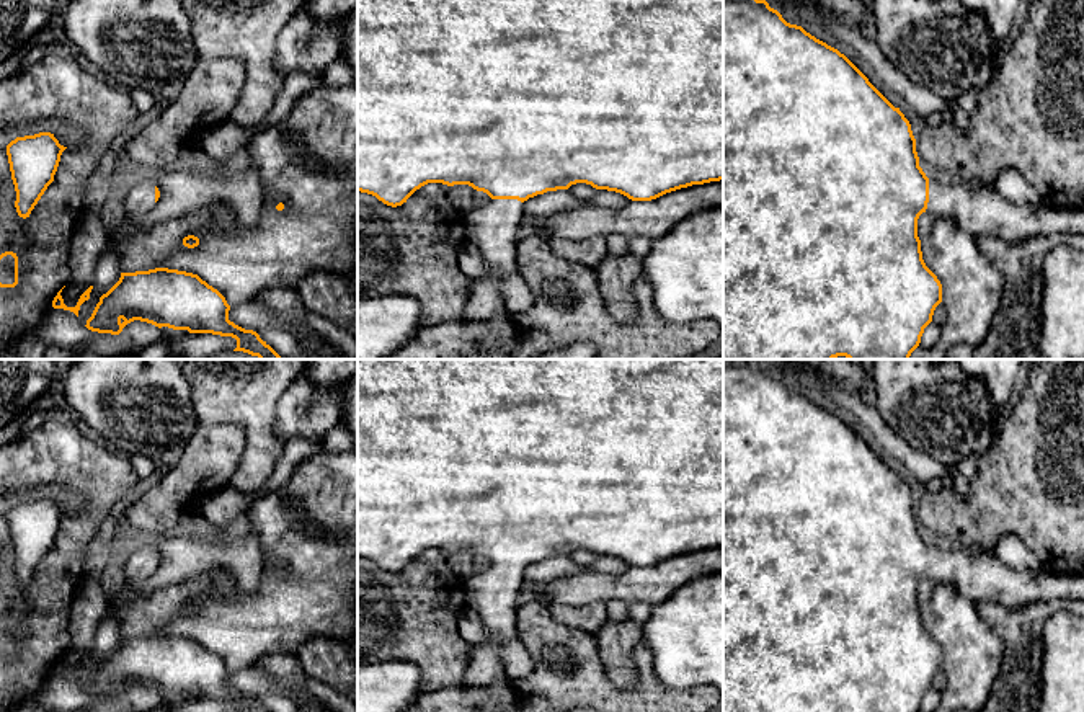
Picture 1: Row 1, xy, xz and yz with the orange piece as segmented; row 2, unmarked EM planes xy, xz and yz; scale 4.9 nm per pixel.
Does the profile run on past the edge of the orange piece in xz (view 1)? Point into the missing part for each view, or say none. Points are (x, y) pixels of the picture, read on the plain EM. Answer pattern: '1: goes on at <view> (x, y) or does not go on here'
1: goes on at xz (495, 593)

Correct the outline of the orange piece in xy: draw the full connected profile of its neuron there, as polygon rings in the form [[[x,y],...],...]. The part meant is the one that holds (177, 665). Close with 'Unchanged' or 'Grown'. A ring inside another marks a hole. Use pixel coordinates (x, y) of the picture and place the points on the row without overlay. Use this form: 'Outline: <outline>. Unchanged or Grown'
Outline: [[[155,634],[121,639],[119,647],[100,663],[85,692],[119,701],[127,689],[140,686],[158,694],[232,702],[237,712],[269,712],[256,697],[230,688],[229,676],[225,663],[198,640]]]. Unchanged

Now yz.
Outline: [[[723,359],[723,712],[919,712],[924,694],[932,688],[935,673],[942,668],[942,650],[937,642],[926,632],[917,603],[917,585],[922,578],[931,578],[935,585],[952,585],[971,601],[994,601],[1007,607],[1030,606],[1053,599],[1084,599],[1084,572],[1019,572],[1001,563],[994,555],[981,550],[968,550],[953,545],[948,550],[929,545],[919,532],[916,505],[909,487],[895,474],[869,444],[837,415],[816,405],[802,392],[787,389],[782,380],[771,374],[766,366],[757,366],[749,359]]]. Grown

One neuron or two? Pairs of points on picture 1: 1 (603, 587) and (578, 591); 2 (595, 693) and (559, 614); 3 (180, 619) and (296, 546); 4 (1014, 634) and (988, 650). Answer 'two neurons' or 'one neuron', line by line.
1: one neuron
2: two neurons
3: one neuron
4: two neurons

